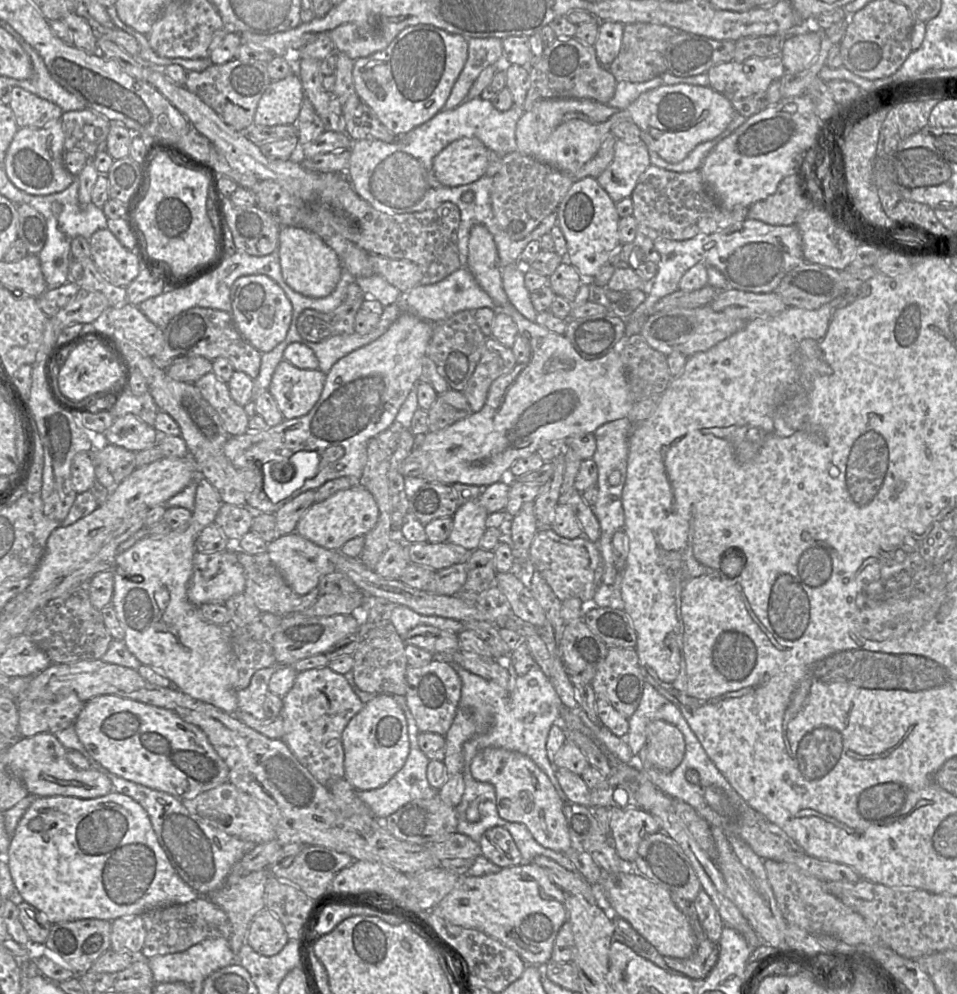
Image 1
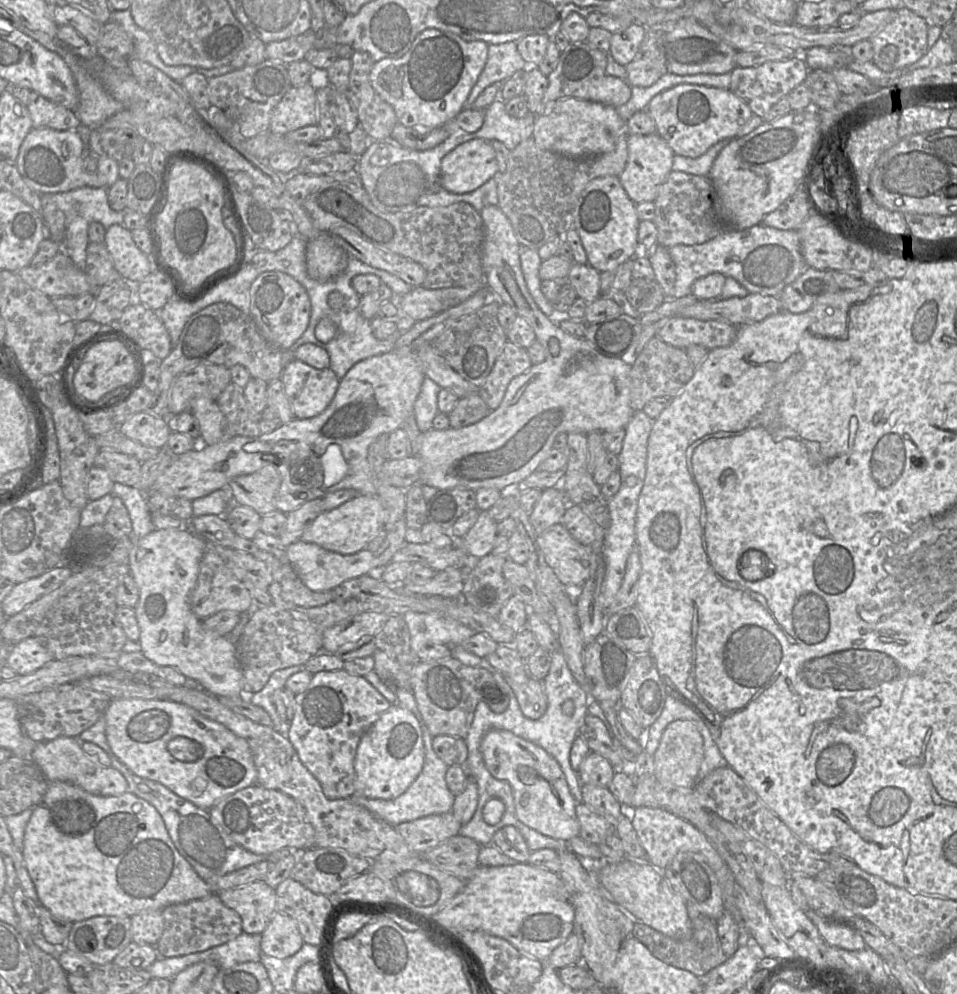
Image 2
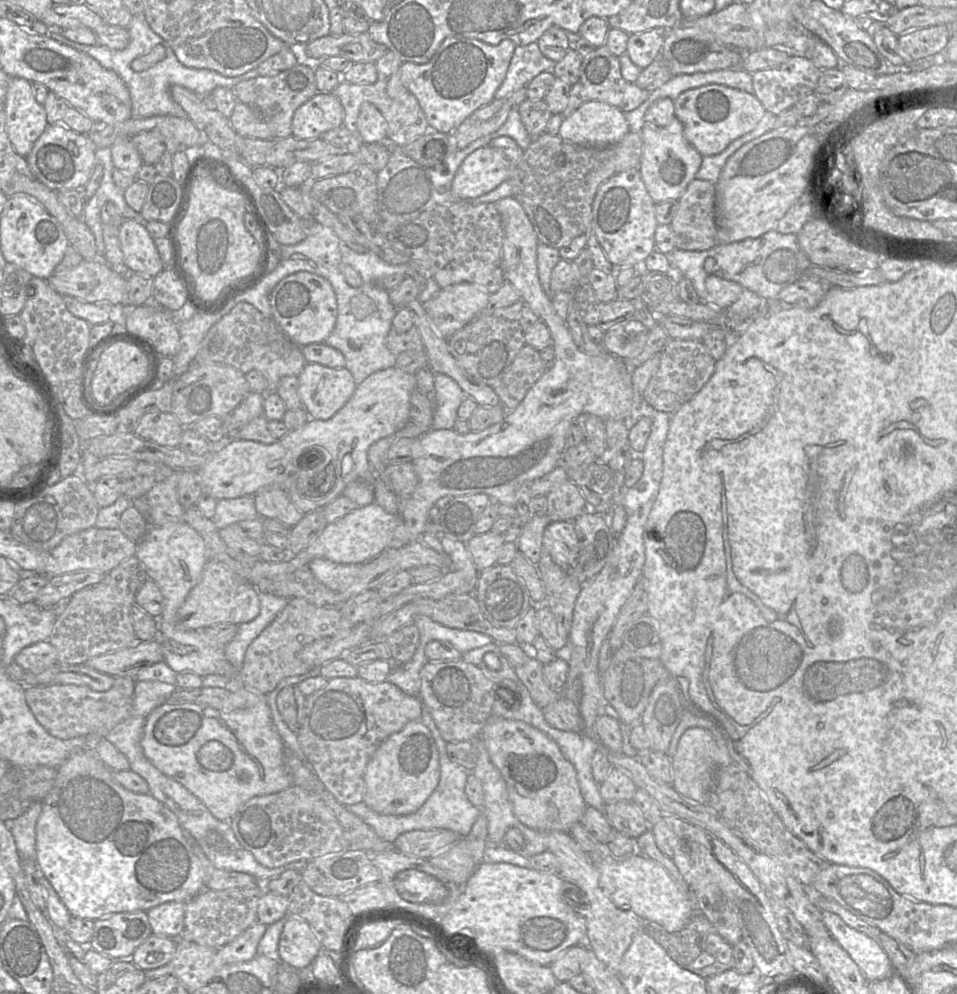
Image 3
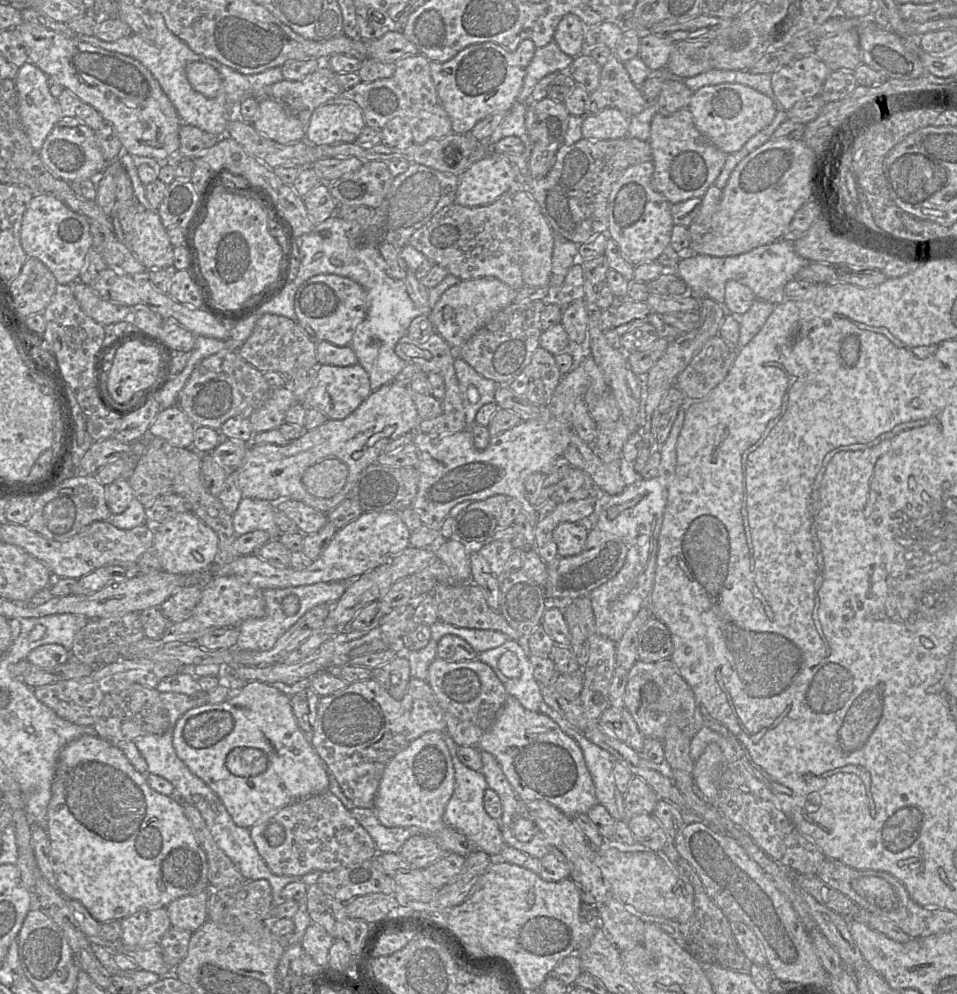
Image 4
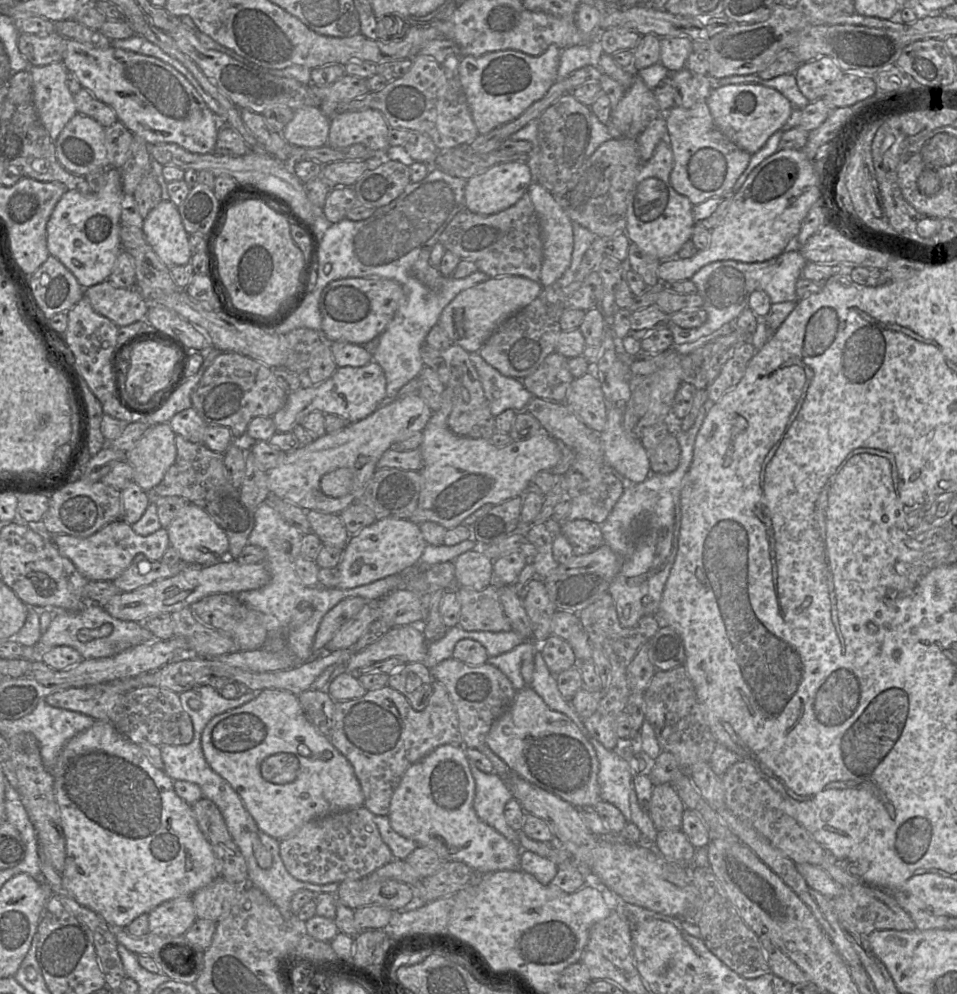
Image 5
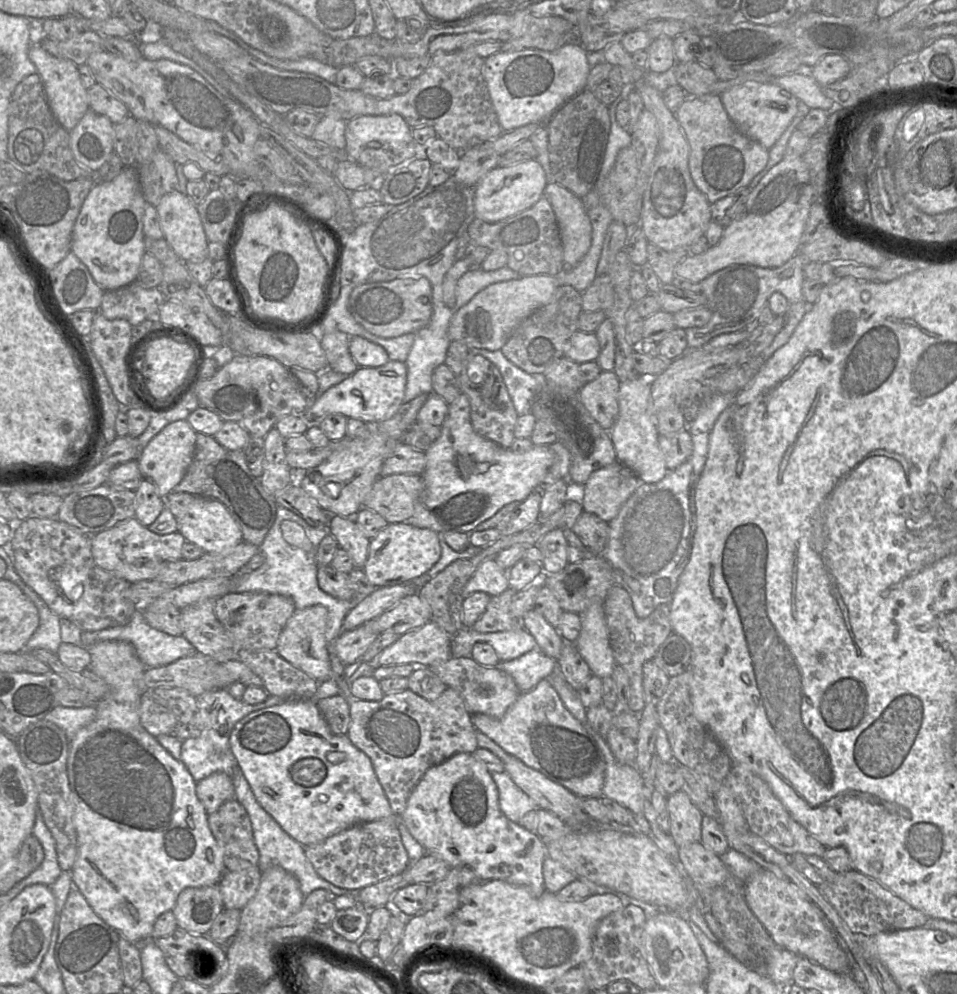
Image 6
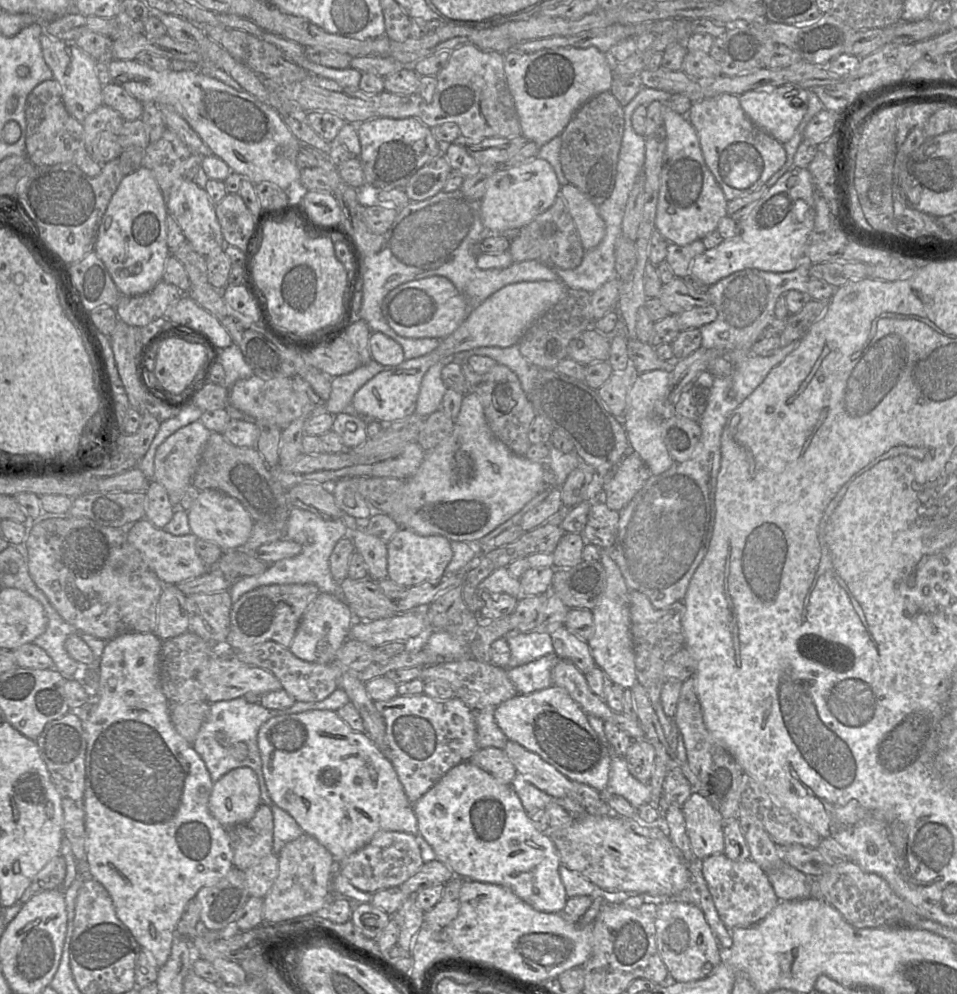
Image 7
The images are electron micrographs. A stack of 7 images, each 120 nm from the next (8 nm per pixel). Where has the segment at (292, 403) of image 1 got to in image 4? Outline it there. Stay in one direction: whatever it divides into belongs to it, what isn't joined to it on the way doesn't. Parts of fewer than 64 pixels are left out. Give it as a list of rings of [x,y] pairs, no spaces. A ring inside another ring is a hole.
[[[322,364],[301,404],[307,409],[323,412],[329,420],[341,420],[353,413],[372,391],[369,375],[361,365],[342,367]]]

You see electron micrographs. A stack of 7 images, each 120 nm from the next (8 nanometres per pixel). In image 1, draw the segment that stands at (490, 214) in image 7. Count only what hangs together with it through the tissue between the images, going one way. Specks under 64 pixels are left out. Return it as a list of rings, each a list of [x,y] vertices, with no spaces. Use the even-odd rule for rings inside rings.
[[[477,138],[458,139],[441,152],[434,160],[434,172],[444,185],[456,187],[473,183],[483,176],[490,161],[490,151]]]

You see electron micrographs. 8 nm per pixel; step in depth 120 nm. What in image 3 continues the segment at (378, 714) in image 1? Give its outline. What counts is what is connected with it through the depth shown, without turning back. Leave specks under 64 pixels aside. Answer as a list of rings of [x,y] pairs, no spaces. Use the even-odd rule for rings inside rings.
[[[421,720],[411,721],[384,740],[369,760],[364,773],[363,802],[382,815],[412,814],[436,789],[439,778],[439,754],[433,736]]]

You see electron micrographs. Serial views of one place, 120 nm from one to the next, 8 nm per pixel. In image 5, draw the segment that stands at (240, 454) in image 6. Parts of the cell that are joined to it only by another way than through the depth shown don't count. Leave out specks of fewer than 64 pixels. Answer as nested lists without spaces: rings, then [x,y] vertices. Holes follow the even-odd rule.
[[[176,435],[177,455],[175,462],[165,473],[162,481],[147,494],[150,503],[168,496],[178,496],[204,509],[225,532],[229,542],[228,558],[237,560],[242,549],[249,543],[254,527],[254,510],[242,499],[240,490],[234,486],[224,463],[224,453],[210,450],[203,443],[193,443]]]

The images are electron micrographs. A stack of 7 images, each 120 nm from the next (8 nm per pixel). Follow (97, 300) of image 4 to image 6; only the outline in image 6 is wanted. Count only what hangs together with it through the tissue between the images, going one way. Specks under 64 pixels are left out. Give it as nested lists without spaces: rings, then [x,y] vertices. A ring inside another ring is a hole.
[[[135,280],[125,287],[104,292],[99,313],[107,319],[126,320],[132,327],[145,320],[159,322],[165,297],[158,288],[140,287]]]

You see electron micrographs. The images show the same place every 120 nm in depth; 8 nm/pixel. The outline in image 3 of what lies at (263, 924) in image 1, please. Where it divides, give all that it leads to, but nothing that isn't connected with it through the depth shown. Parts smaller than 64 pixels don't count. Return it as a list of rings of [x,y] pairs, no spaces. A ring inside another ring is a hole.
[[[287,915],[279,938],[278,960],[296,970],[307,969],[321,950],[321,944],[309,924],[295,915]]]

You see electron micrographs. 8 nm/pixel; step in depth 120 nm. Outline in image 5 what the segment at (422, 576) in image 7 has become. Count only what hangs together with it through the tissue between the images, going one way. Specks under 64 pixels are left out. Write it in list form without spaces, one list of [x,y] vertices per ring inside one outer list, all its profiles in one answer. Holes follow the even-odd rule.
[[[380,518],[355,535],[351,535],[342,550],[341,560],[336,568],[337,588],[350,589],[367,585],[418,566],[425,547],[419,525],[409,519]]]

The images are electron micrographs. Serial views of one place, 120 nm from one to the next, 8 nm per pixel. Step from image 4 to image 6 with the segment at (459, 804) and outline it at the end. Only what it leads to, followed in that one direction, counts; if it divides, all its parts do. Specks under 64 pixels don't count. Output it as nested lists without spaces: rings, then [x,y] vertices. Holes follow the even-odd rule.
[[[505,771],[491,773],[491,776],[498,789],[499,808],[507,819],[519,823],[527,812],[538,810],[536,803],[513,782]]]

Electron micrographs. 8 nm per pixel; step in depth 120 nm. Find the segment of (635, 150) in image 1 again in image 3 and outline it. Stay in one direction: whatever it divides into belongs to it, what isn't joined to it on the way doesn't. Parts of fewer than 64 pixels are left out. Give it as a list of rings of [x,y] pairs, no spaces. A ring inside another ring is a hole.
[[[673,119],[667,127],[645,124],[639,134],[643,141],[643,151],[638,169],[649,195],[655,204],[678,201],[690,182],[696,179],[703,156],[687,142],[678,119]]]

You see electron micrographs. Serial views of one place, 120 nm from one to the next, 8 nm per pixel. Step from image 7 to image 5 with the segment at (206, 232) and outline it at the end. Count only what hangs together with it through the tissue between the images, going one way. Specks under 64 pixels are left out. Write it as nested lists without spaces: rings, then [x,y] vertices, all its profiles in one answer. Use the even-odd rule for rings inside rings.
[[[163,199],[145,217],[142,231],[147,244],[170,268],[186,265],[194,254],[178,206]]]

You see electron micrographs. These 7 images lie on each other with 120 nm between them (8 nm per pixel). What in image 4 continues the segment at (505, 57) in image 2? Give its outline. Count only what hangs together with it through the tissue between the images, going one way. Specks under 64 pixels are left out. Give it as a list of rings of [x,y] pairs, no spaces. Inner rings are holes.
[[[554,41],[537,48],[526,68],[523,87],[517,101],[524,103],[531,95],[534,86],[546,75],[567,71],[573,59],[565,54]]]

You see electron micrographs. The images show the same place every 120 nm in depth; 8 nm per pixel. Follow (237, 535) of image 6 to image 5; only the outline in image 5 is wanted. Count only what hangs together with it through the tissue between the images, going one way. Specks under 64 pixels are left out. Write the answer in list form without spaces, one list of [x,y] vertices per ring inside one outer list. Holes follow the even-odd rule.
[[[189,503],[165,529],[170,547],[178,552],[180,560],[187,565],[210,565],[228,558],[227,535],[204,509],[195,504]]]

